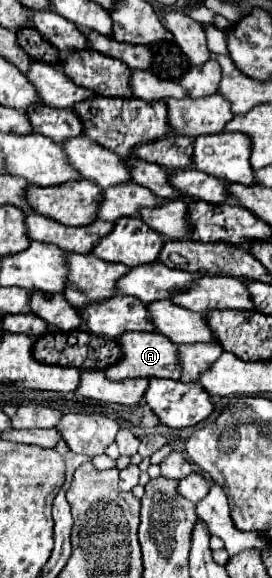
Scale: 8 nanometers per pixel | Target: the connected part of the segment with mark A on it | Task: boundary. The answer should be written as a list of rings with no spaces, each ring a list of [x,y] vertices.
[[[128,333],[128,335],[124,335],[124,339],[120,339],[120,347],[124,347],[124,363],[116,363],[116,367],[108,367],[108,371],[104,371],[108,375],[108,379],[112,379],[112,381],[138,379],[138,377],[180,379],[180,375],[182,375],[176,343],[168,341],[160,333]]]

